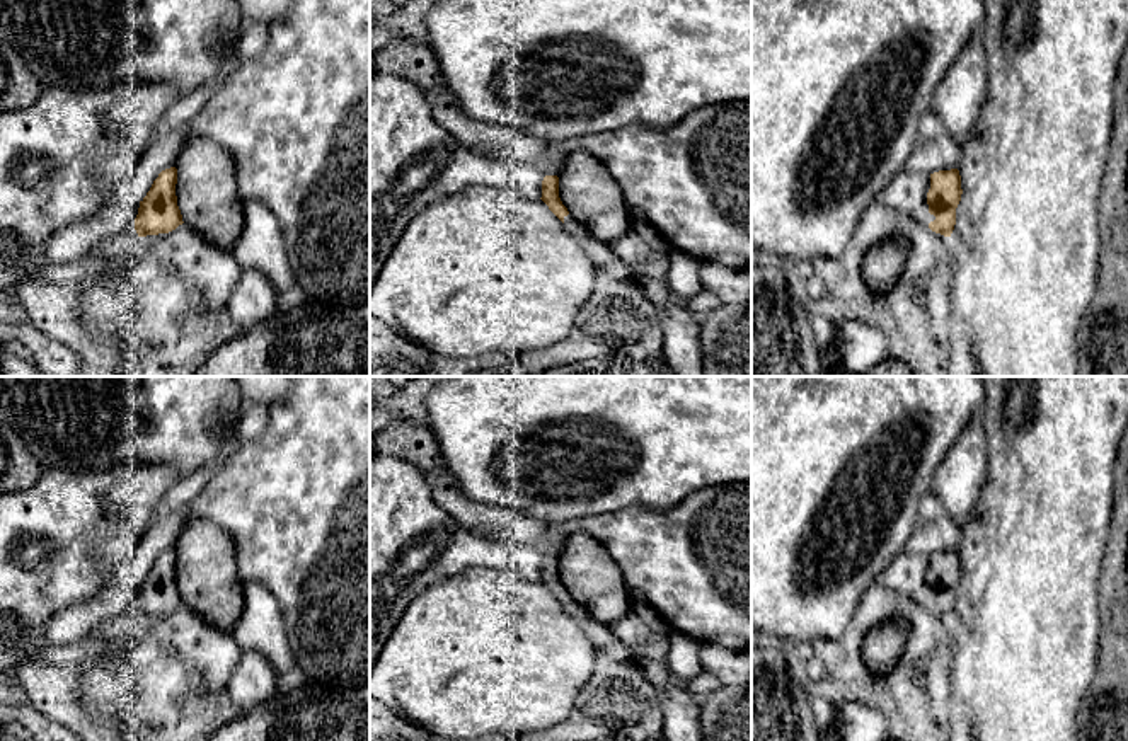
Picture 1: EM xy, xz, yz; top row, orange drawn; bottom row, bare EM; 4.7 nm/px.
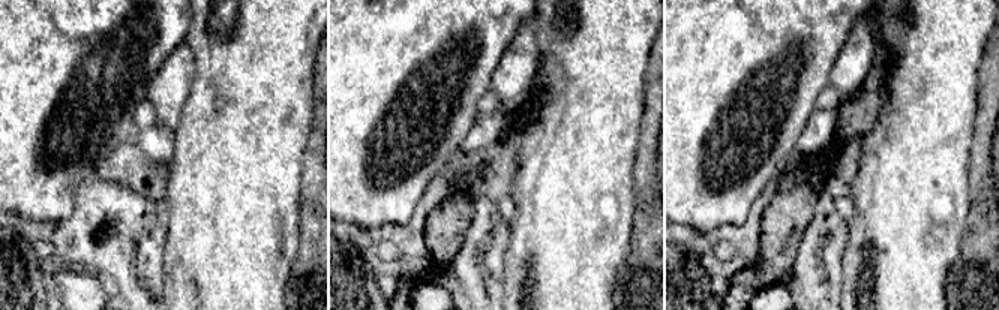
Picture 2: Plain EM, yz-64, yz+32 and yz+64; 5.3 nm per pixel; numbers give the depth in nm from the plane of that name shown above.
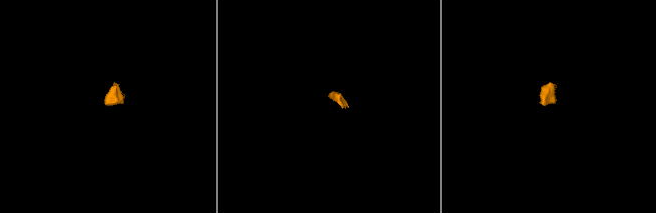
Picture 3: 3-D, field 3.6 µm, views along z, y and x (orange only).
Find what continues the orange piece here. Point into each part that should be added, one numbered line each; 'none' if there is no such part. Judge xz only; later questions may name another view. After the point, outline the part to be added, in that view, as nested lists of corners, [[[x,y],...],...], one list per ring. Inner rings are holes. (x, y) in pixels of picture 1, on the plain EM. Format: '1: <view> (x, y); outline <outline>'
1: xz (680, 709); outline [[[571,596],[564,598],[564,608],[578,620],[584,635],[598,652],[615,661],[629,663],[656,688],[661,705],[661,736],[665,741],[702,741],[702,700],[688,688],[680,688],[670,680],[671,673],[666,663],[634,656],[629,646],[620,642],[608,627],[595,620],[588,610]]]

